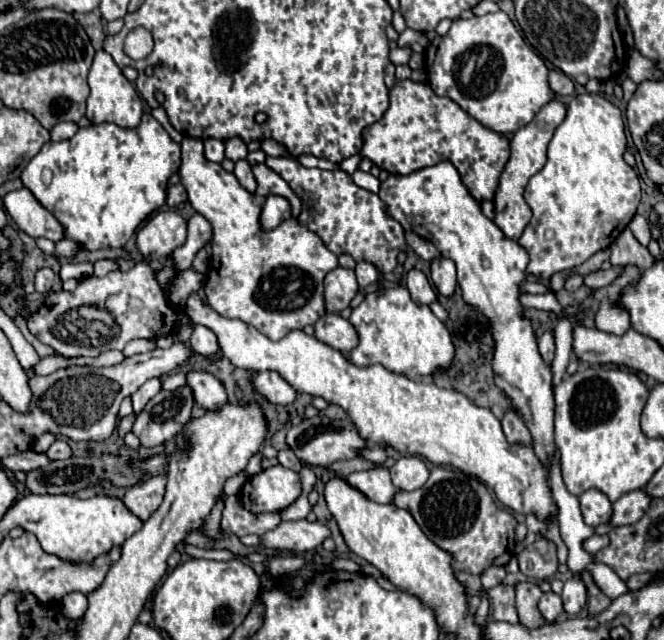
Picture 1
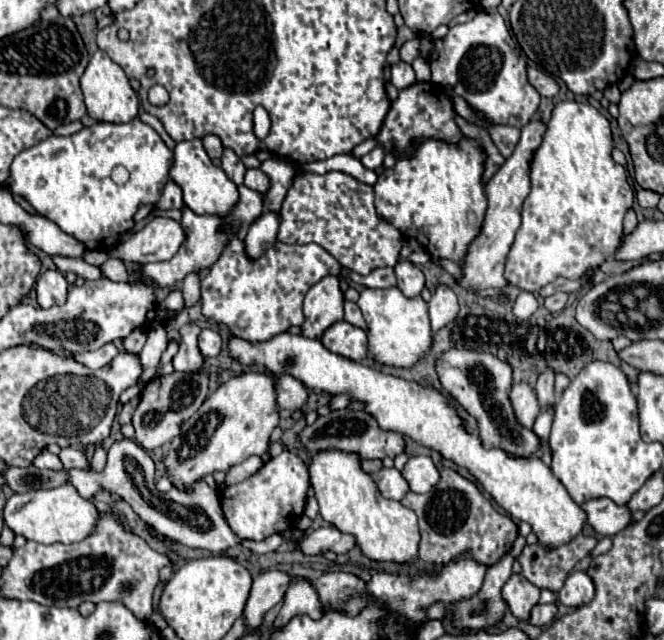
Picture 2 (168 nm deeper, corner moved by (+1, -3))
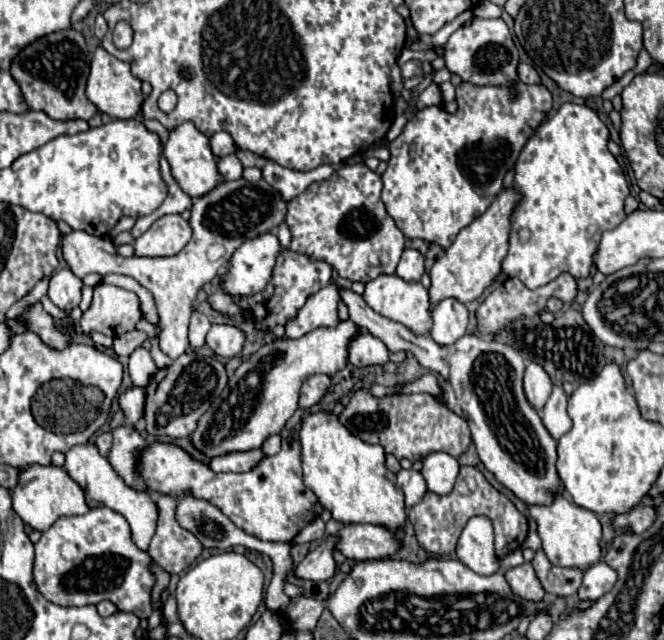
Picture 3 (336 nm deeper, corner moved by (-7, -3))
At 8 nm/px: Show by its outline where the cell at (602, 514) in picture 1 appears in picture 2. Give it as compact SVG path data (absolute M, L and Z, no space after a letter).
M596 498L582 504L588 514L588 524L602 536L614 536L632 522L628 506L618 506L608 498Z

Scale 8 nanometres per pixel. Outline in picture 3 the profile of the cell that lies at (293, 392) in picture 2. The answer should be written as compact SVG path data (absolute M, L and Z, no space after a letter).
M314 374L314 376L310 376L302 384L302 388L300 388L300 402L298 402L300 408L314 406L326 394L328 386L330 386L330 378L326 374Z

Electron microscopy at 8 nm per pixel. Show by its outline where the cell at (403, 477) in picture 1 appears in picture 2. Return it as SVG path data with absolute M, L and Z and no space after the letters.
M410 456L402 476L408 480L412 492L430 492L440 480L440 472L430 456Z

